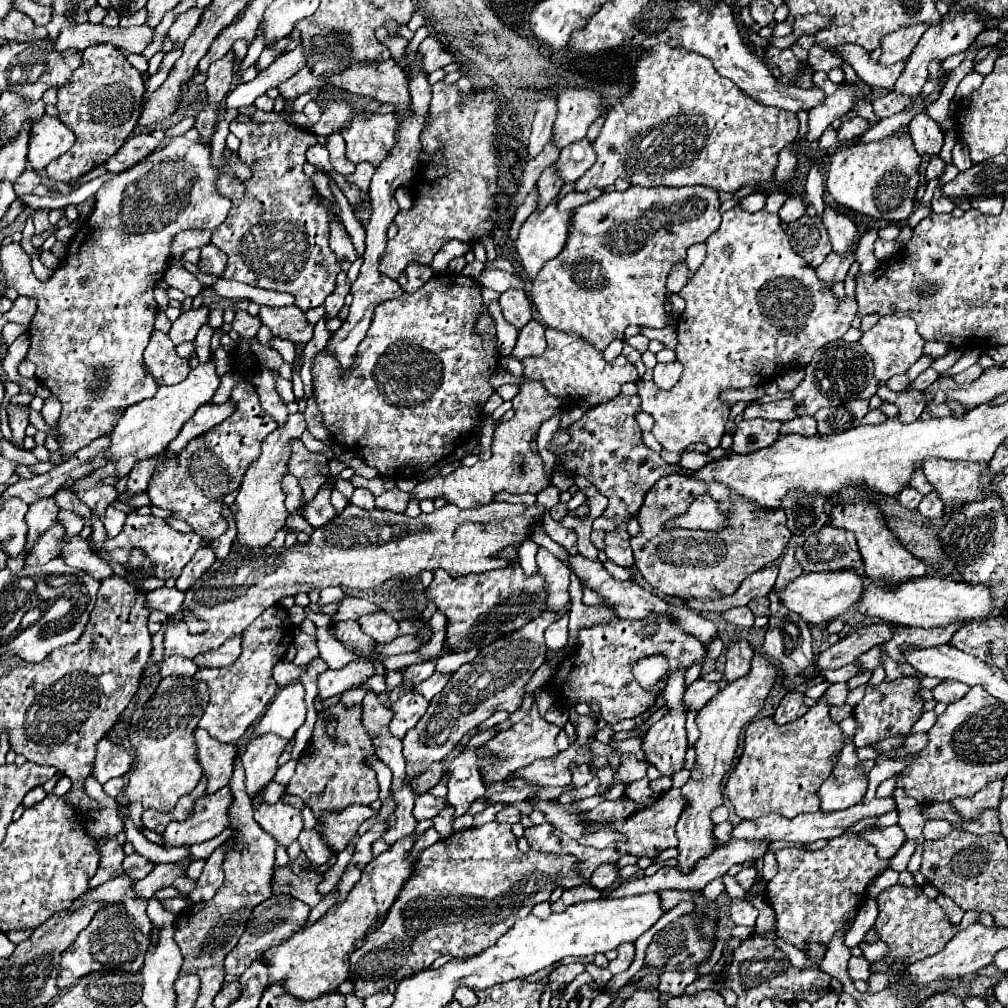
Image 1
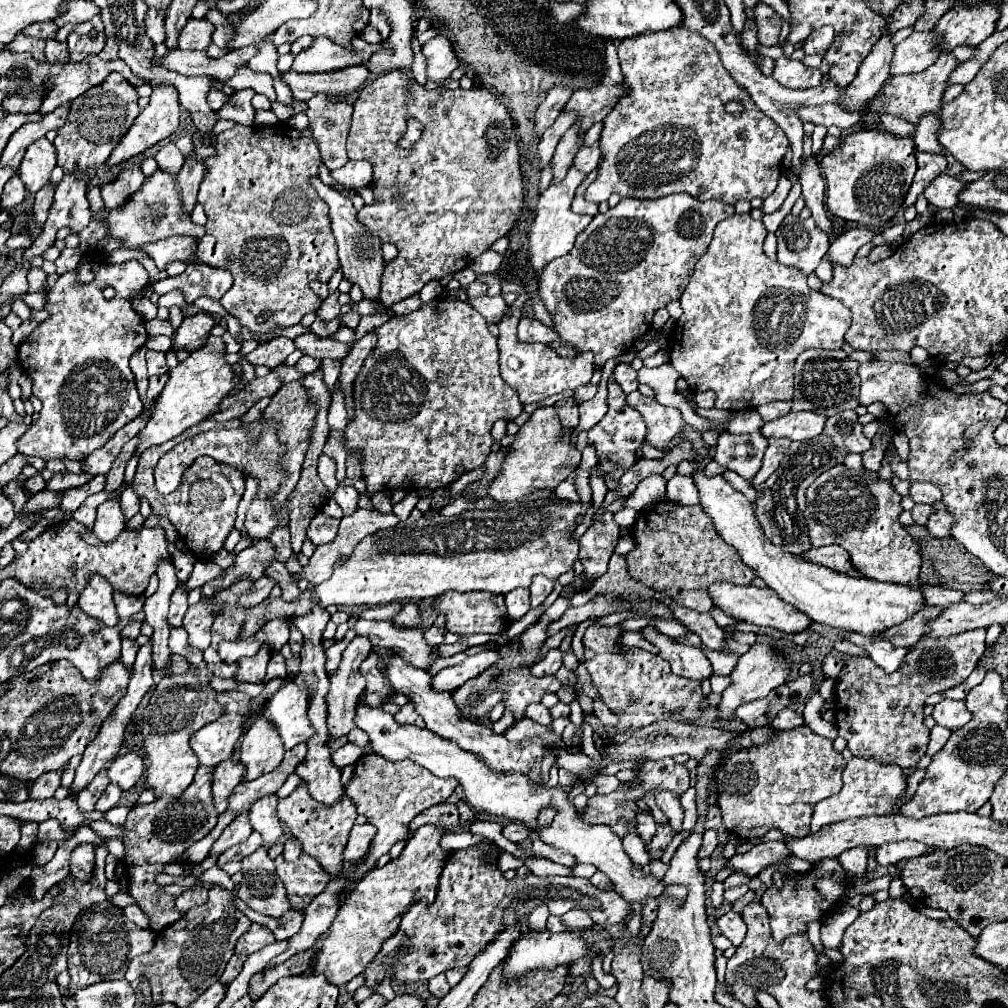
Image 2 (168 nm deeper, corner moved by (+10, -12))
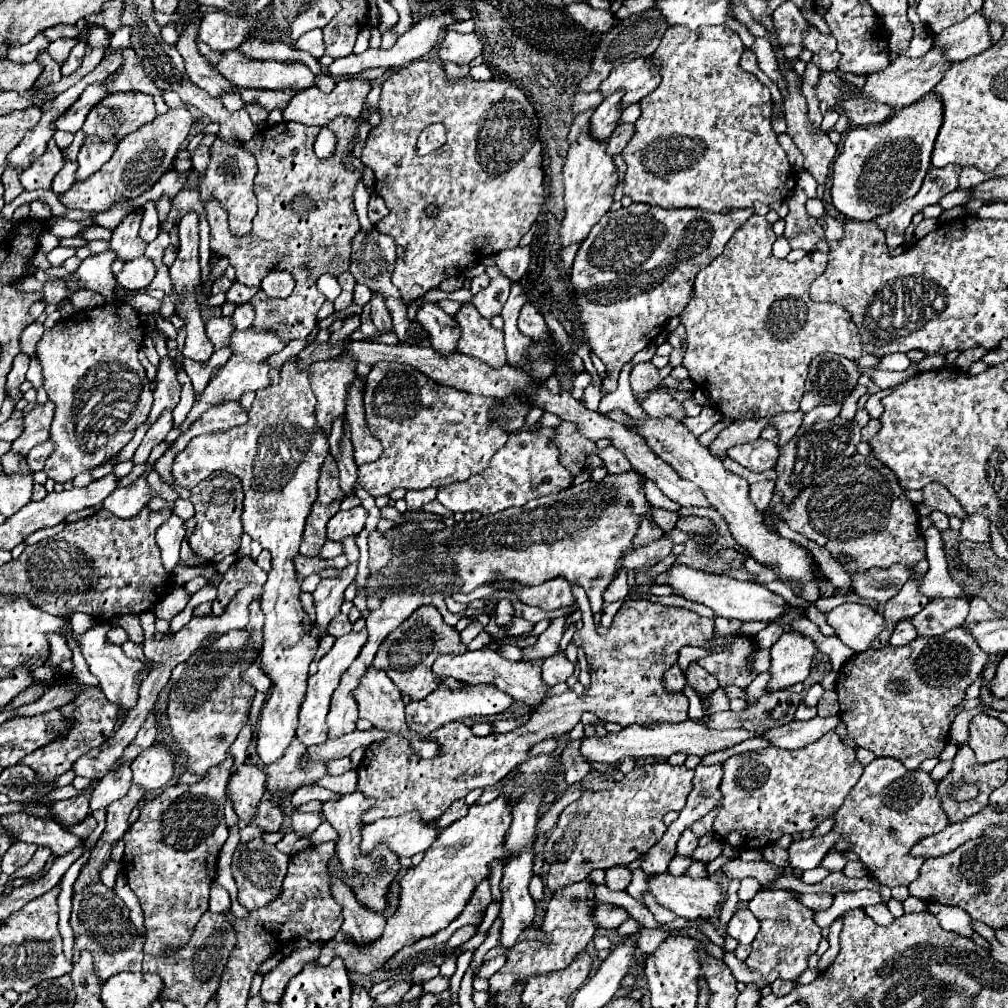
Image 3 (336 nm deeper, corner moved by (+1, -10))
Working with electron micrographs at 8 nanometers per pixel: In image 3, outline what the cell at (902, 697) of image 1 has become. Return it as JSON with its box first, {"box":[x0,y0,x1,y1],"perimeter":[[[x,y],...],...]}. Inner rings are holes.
{"box":[836,628,988,770],"perimeter":[[[964,628],[948,630],[948,632],[940,634],[940,636],[920,636],[920,638],[912,640],[912,644],[906,644],[906,646],[900,646],[900,648],[888,646],[888,648],[882,648],[882,650],[866,650],[866,652],[854,654],[854,656],[842,666],[842,670],[838,672],[838,680],[836,680],[836,692],[838,692],[838,698],[840,698],[840,716],[842,716],[842,720],[846,722],[848,734],[856,740],[856,744],[858,744],[860,748],[872,750],[876,756],[892,756],[892,758],[900,760],[908,770],[916,770],[916,768],[918,768],[924,760],[928,760],[928,758],[938,758],[940,752],[944,750],[944,746],[948,744],[948,730],[950,730],[950,724],[954,722],[956,714],[960,712],[958,706],[960,706],[960,704],[964,702],[964,698],[966,698],[966,688],[980,676],[986,658],[988,658],[988,654],[984,654],[984,652],[980,650],[980,646],[972,640],[972,636],[968,636],[968,632],[964,632]]]}

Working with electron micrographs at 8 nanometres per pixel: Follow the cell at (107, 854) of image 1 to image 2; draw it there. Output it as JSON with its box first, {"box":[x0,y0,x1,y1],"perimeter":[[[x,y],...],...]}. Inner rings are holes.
{"box":[71,844,95,882],"perimeter":[[[93,844],[77,846],[75,852],[71,854],[71,874],[75,874],[75,878],[81,882],[89,882],[93,870],[95,870],[95,846]]]}

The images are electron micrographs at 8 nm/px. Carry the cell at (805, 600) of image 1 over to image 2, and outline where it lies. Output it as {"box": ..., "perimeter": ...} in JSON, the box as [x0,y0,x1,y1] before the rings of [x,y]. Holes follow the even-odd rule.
{"box":[711,582,811,634],"perimeter":[[[717,582],[711,586],[711,598],[715,602],[715,606],[719,606],[725,614],[749,622],[749,624],[757,624],[757,626],[769,626],[775,630],[781,630],[785,634],[797,634],[803,632],[811,626],[811,618],[807,614],[803,614],[801,610],[797,610],[793,604],[783,602],[775,590],[769,588],[755,588],[755,586],[737,586],[737,584],[729,584],[729,582]]]}

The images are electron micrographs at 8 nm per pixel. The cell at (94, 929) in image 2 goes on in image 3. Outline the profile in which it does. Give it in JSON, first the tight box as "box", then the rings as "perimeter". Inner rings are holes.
{"box":[70,882,144,980],"perimeter":[[[94,882],[82,890],[82,894],[72,896],[72,918],[70,926],[74,930],[74,960],[78,960],[80,950],[88,950],[94,956],[96,974],[108,980],[120,972],[140,972],[144,956],[144,938],[138,936],[134,924],[128,918],[128,906],[116,896],[114,890],[106,888],[102,882]]]}

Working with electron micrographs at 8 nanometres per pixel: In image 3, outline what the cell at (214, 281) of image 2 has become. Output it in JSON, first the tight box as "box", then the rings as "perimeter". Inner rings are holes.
{"box":[226,282,258,304],"perimeter":[[[234,282],[232,288],[226,292],[226,300],[232,302],[232,304],[244,304],[250,298],[254,298],[256,292],[258,292],[258,288],[248,288],[248,286],[240,284],[240,282]]]}

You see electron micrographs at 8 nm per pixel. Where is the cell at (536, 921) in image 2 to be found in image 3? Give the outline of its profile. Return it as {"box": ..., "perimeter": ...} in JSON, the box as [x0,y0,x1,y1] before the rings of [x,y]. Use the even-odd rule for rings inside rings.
{"box":[544,764,694,892],"perimeter":[[[642,764],[636,766],[630,774],[626,774],[614,788],[606,788],[600,792],[582,792],[582,796],[564,808],[556,826],[550,830],[550,836],[544,846],[544,860],[550,862],[550,872],[546,876],[546,886],[556,892],[572,882],[586,880],[592,870],[608,870],[616,864],[630,864],[644,856],[652,844],[660,842],[666,832],[666,824],[662,822],[664,814],[670,810],[684,808],[686,796],[692,790],[694,772],[686,766],[672,764]]]}

